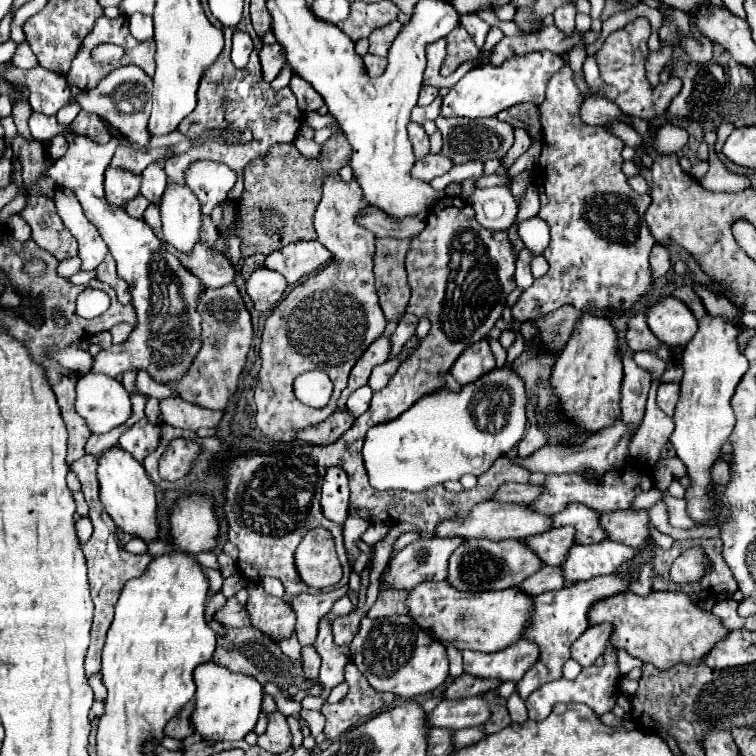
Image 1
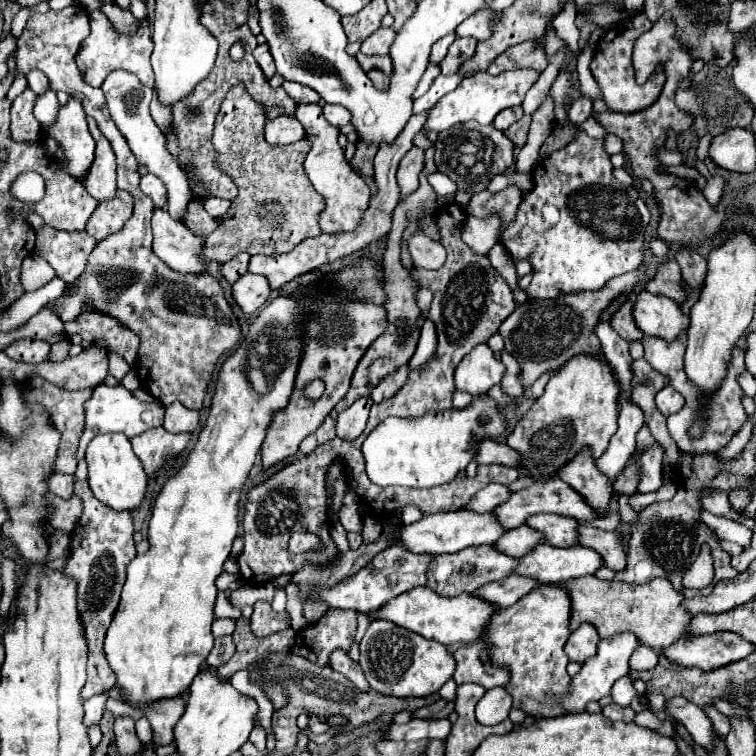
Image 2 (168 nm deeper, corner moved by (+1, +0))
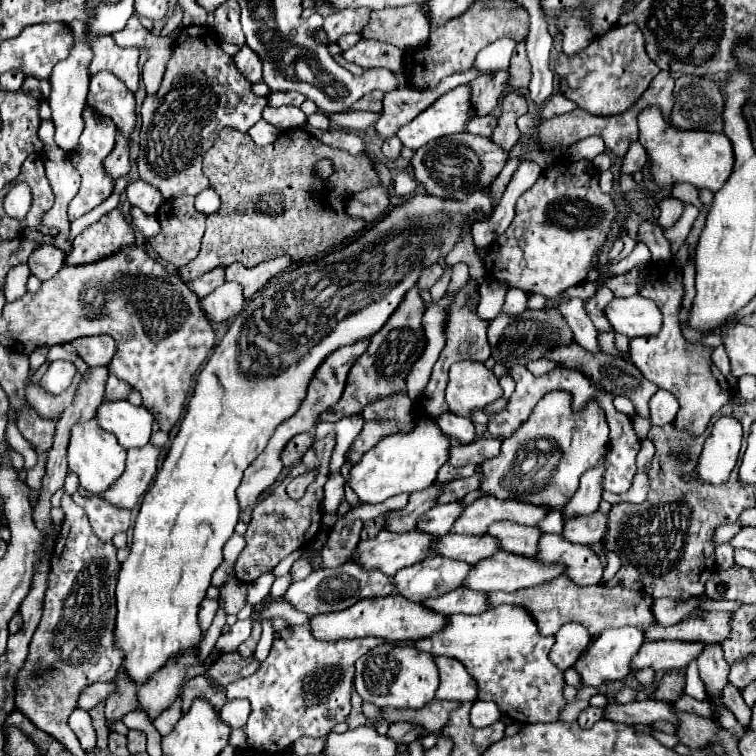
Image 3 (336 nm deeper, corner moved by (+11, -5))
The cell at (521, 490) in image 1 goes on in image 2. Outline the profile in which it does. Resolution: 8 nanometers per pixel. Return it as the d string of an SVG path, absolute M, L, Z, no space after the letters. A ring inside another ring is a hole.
M489 483L485 489L475 493L473 501L467 503L467 509L475 511L475 513L487 513L487 511L493 511L495 507L499 507L501 503L505 503L511 495L513 495L513 491L507 485Z

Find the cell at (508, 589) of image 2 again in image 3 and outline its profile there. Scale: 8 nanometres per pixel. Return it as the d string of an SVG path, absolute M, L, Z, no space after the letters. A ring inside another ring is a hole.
M465 588L451 590L449 594L443 594L439 598L429 598L421 604L425 608L437 612L437 614L443 614L443 616L449 616L449 614L455 614L455 612L481 614L481 610L489 608L487 606L487 594L477 594L477 592L471 592L471 590L465 590Z

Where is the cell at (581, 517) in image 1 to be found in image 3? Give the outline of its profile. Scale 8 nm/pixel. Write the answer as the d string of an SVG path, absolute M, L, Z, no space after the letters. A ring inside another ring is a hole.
M495 522L489 526L489 536L493 536L499 544L499 550L535 558L537 542L541 538L541 530L537 526L521 526L515 522Z

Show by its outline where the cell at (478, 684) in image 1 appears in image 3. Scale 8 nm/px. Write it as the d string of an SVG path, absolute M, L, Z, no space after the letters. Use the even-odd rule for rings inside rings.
M397 722L397 724L391 724L389 726L389 732L387 732L387 738L395 740L395 742L403 742L403 744L411 744L413 738L417 738L417 734L423 734L425 730L421 726L415 726L415 724L409 724L409 722Z

